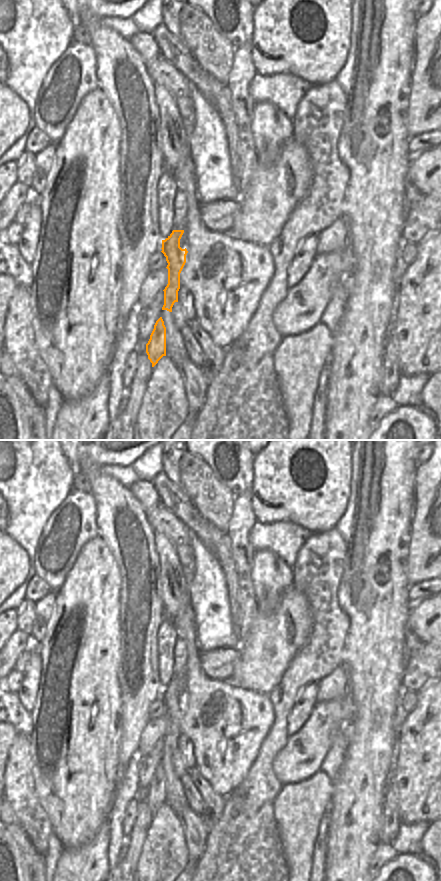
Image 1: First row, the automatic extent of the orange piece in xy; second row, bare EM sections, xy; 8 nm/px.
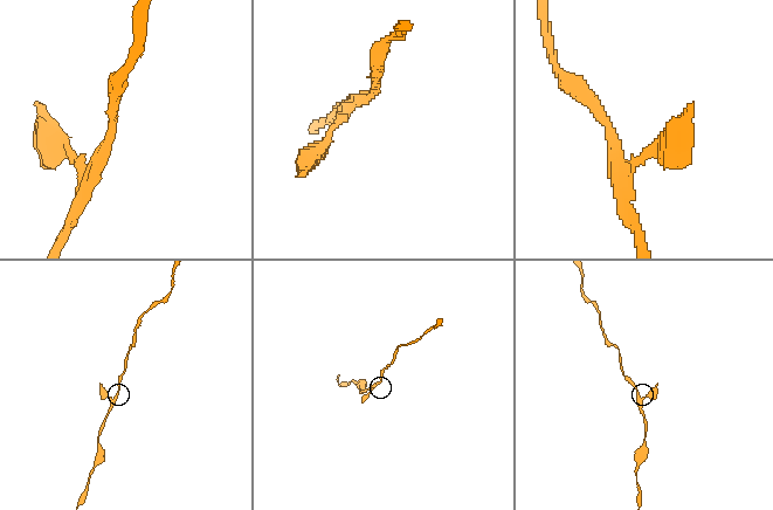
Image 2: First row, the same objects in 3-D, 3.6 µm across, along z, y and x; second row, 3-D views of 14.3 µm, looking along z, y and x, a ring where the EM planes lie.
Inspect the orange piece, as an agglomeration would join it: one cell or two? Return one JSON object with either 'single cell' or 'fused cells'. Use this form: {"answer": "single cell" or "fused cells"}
{"answer": "single cell"}

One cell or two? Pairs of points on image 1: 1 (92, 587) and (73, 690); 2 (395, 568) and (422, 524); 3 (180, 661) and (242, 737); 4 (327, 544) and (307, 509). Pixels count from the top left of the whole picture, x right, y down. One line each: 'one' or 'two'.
1: one
2: two
3: two
4: two

